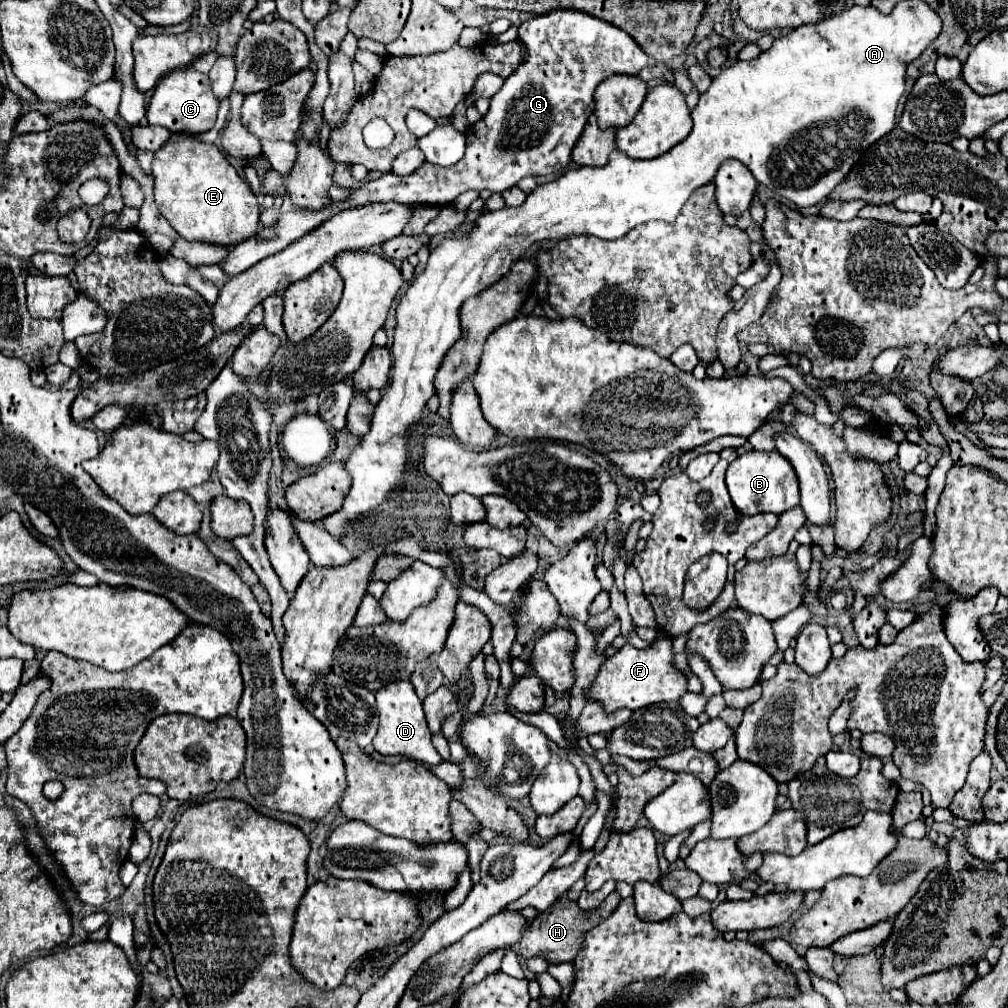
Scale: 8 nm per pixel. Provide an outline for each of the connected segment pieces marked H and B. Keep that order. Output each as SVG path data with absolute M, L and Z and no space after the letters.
M612 892L612 894L610 894L598 908L594 908L594 910L582 910L582 908L578 908L576 902L572 902L572 900L568 900L566 896L562 896L562 898L558 898L548 910L540 912L534 922L528 924L528 928L522 932L518 954L524 956L524 958L540 956L540 958L544 958L548 964L572 962L572 960L576 958L578 950L582 948L582 942L584 942L586 932L592 930L594 926L598 926L602 920L606 920L606 918L616 910L618 904L620 904L618 892Z
M750 450L740 454L726 470L726 486L736 512L740 510L742 516L754 516L760 512L782 514L800 504L800 488L796 472L792 464L776 450L772 452Z

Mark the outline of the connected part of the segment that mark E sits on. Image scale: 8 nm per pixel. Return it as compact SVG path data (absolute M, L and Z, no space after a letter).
M172 134L170 140L154 152L152 174L154 202L180 238L230 248L262 230L254 192L214 144L200 142L188 134Z

